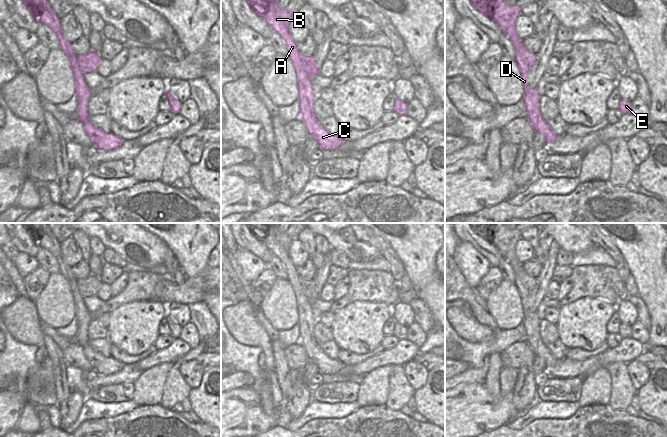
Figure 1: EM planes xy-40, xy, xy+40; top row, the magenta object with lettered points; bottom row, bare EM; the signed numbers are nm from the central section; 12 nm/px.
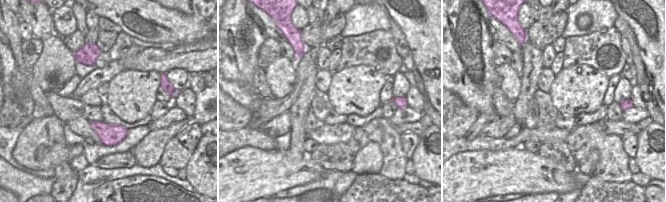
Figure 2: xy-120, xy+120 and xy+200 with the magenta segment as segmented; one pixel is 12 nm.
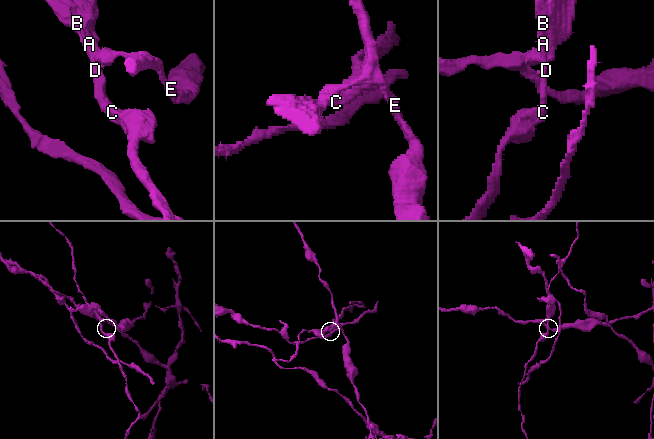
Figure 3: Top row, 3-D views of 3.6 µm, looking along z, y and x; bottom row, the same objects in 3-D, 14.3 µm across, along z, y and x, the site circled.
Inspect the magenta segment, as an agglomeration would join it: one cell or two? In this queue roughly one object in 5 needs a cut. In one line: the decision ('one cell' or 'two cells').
two cells

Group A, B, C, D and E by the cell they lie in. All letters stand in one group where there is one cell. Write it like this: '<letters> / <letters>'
A B C D / E

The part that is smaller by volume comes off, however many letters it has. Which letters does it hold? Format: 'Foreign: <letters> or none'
Foreign: A, B, C, D

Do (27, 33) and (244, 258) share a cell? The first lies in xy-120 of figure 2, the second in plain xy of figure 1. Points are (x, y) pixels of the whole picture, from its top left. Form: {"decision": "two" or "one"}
{"decision": "one"}

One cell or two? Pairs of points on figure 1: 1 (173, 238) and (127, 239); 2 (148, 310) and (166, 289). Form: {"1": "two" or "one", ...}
{"1": "two", "2": "two"}

